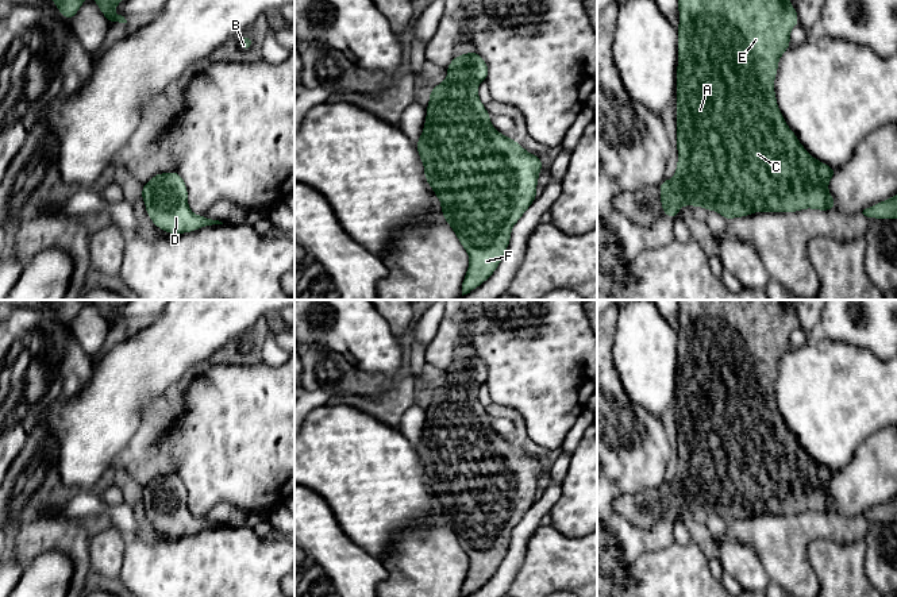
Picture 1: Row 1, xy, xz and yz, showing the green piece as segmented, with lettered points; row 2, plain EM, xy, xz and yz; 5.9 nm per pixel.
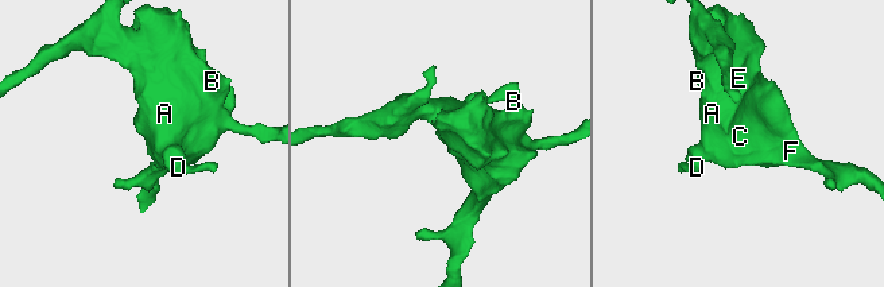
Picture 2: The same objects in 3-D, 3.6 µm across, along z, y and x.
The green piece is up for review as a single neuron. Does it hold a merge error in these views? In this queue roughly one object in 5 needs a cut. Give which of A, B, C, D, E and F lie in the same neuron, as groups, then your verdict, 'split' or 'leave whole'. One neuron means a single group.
A B C D E F | leave whole

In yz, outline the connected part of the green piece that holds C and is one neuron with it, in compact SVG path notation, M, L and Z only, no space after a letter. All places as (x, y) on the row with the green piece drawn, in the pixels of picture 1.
M678 0L678 63L677 63L677 169L673 180L663 180L658 186L662 213L673 220L678 217L681 205L702 207L705 211L720 213L727 222L744 217L755 212L798 212L805 208L834 211L835 199L827 186L838 172L827 163L813 158L801 145L796 134L786 124L775 99L774 80L781 55L792 46L790 31L800 24L796 8L789 0Z

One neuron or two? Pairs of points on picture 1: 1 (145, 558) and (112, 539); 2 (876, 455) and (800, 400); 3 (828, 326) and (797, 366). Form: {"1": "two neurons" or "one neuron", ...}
{"1": "two neurons", "2": "two neurons", "3": "two neurons"}

